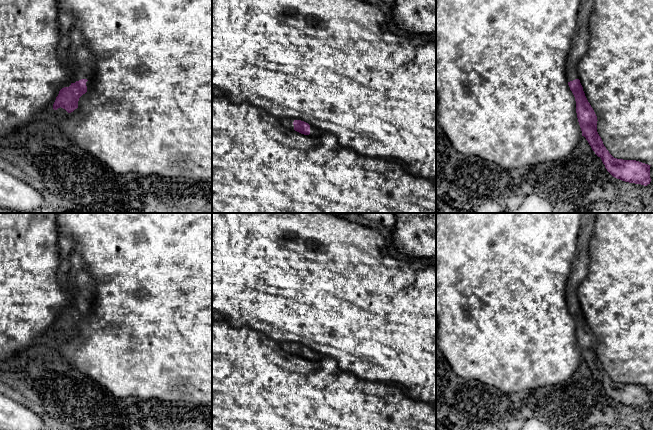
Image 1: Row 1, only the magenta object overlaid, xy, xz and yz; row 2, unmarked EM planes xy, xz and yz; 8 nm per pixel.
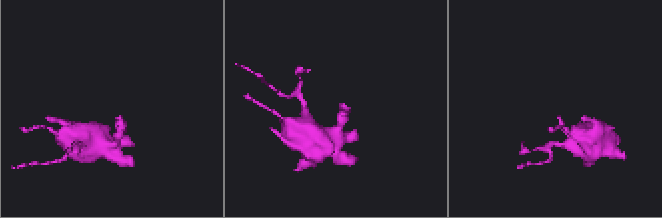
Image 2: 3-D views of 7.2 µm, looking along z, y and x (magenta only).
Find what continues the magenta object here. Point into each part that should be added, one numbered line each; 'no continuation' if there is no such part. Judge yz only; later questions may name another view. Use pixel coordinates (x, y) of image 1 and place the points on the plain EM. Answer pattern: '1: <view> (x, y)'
1: yz (579, 269)

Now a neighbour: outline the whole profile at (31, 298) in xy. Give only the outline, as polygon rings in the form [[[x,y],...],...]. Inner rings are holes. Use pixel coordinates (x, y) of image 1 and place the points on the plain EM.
[[[0,213],[0,360],[5,360],[21,351],[37,346],[40,337],[56,324],[62,309],[72,302],[72,295],[67,287],[61,286],[58,281],[58,268],[61,262],[58,236],[55,213]]]

